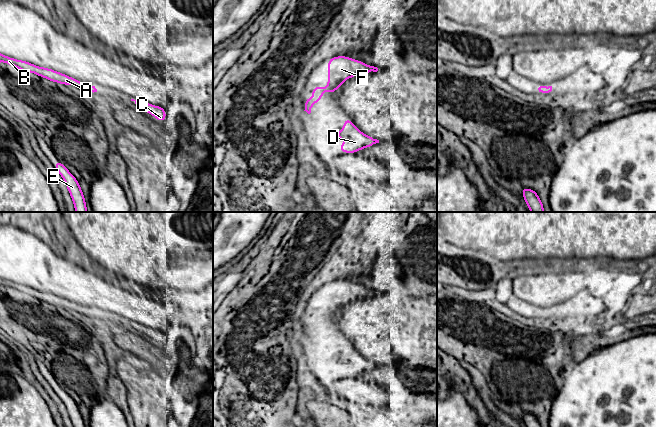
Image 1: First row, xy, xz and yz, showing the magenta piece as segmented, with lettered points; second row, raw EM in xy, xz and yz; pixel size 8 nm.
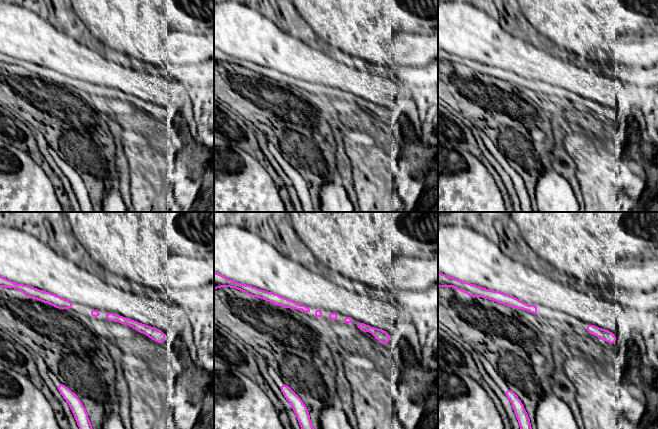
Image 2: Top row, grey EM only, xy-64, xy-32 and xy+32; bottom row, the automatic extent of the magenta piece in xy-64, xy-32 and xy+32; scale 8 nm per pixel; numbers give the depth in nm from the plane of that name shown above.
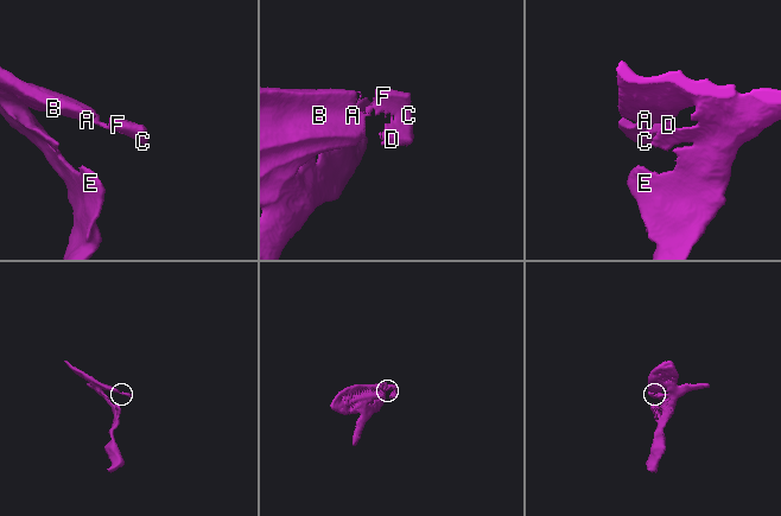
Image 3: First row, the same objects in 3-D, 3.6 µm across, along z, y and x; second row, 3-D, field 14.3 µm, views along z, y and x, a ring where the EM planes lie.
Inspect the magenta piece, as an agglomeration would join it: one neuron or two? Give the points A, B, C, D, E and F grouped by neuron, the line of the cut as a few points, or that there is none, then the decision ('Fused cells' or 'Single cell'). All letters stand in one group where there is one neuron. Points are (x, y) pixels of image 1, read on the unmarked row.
Groups: A B C D E F. No split. Single cell

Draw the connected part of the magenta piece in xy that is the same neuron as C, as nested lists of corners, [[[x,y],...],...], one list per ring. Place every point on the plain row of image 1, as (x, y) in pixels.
[[[131,323],[131,325],[134,325],[136,330],[142,334],[142,335],[147,335],[149,338],[153,339],[156,341],[156,343],[160,346],[164,346],[166,343],[166,335],[164,332],[160,330],[154,330],[152,328],[146,327],[142,324],[134,324]]]

